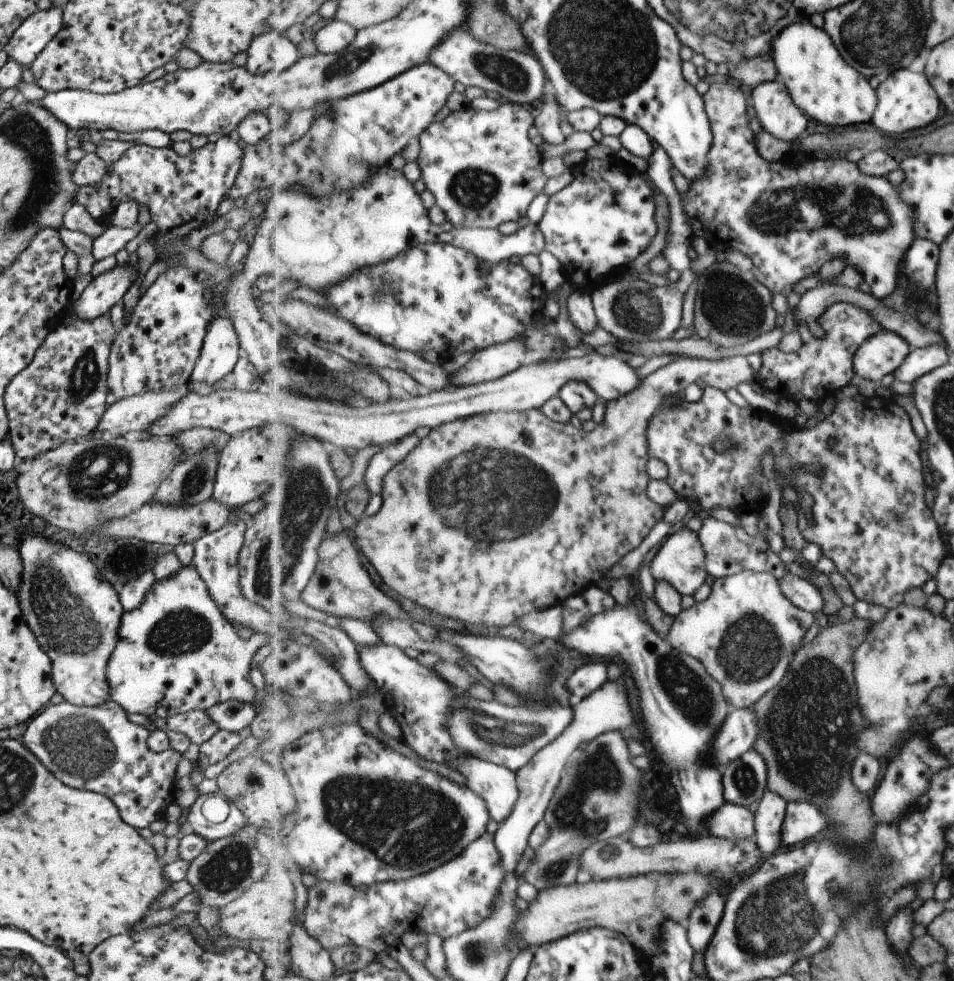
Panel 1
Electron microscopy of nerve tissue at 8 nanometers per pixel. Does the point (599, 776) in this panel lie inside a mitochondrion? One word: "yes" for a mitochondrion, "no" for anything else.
yes

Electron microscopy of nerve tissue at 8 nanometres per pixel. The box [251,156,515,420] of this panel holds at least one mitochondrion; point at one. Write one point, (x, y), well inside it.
(473, 188)

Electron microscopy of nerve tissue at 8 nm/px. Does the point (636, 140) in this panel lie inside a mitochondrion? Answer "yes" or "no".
no

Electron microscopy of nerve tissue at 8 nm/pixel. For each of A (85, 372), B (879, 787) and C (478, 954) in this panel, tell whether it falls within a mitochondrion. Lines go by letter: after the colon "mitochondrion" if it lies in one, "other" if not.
A: mitochondrion
B: other
C: mitochondrion

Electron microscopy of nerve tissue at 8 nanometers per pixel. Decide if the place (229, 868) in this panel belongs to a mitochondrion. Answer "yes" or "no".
yes

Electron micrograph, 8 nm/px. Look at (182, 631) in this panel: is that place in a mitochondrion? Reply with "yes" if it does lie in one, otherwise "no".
yes

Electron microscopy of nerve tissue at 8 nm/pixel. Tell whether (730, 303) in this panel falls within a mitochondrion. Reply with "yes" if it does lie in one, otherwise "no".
yes

